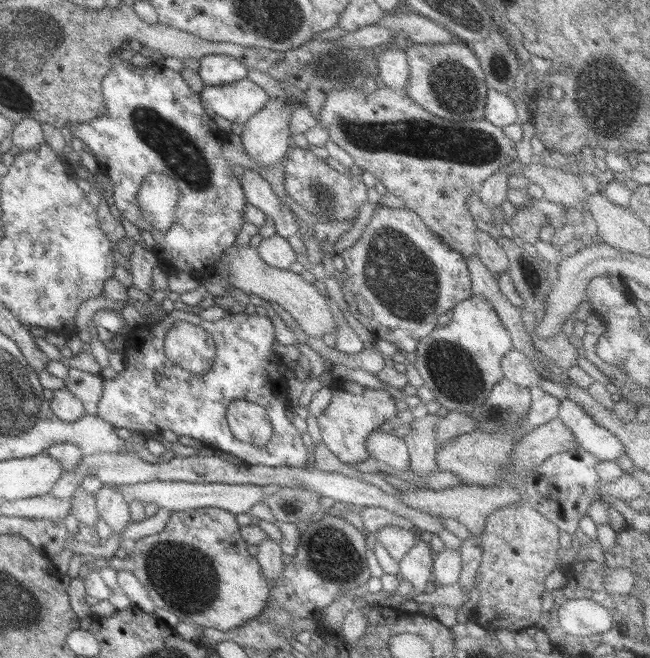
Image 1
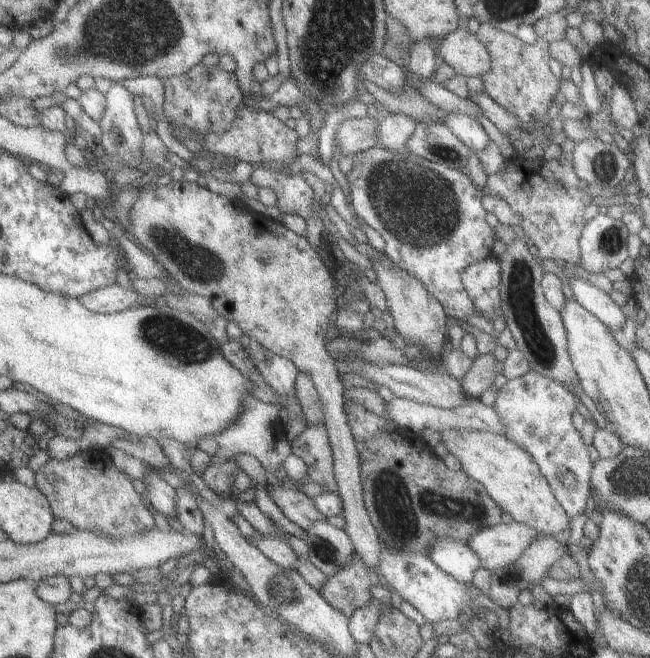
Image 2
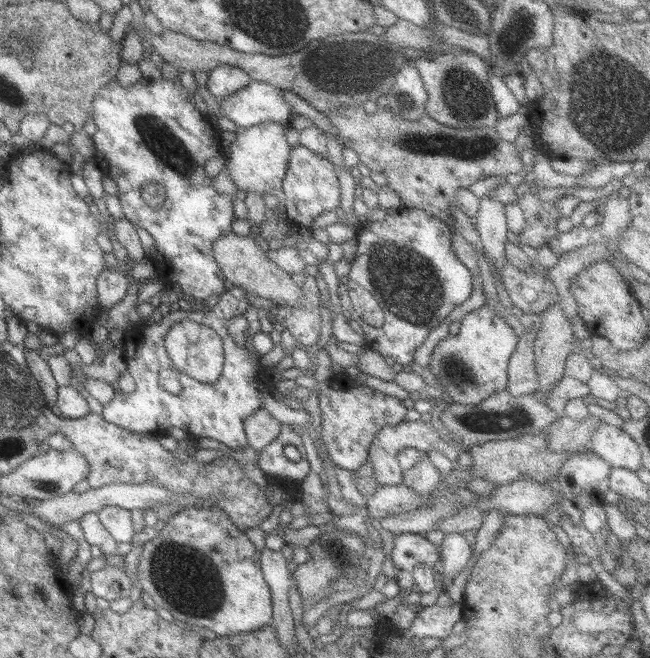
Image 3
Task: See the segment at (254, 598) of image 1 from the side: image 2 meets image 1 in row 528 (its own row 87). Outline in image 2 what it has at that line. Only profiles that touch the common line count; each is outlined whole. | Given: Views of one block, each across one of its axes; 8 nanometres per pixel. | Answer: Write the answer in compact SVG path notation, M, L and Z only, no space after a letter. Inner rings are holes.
M202 61L193 66L188 72L170 78L161 80L164 86L164 116L169 125L182 124L194 132L218 132L226 131L231 128L231 121L236 119L236 108L239 108L240 102L244 101L244 96L234 73L223 71L218 62L211 67L204 66Z

